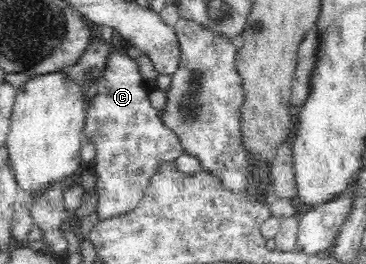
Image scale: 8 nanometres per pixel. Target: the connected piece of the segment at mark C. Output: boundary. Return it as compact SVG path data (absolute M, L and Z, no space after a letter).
M113 52L101 74L98 94L87 106L83 136L92 139L96 154L90 162L96 175L96 214L99 220L122 216L138 208L146 194L150 176L166 162L183 153L182 143L173 129L162 124L160 114L150 105L148 86L138 74L138 64L126 52Z

